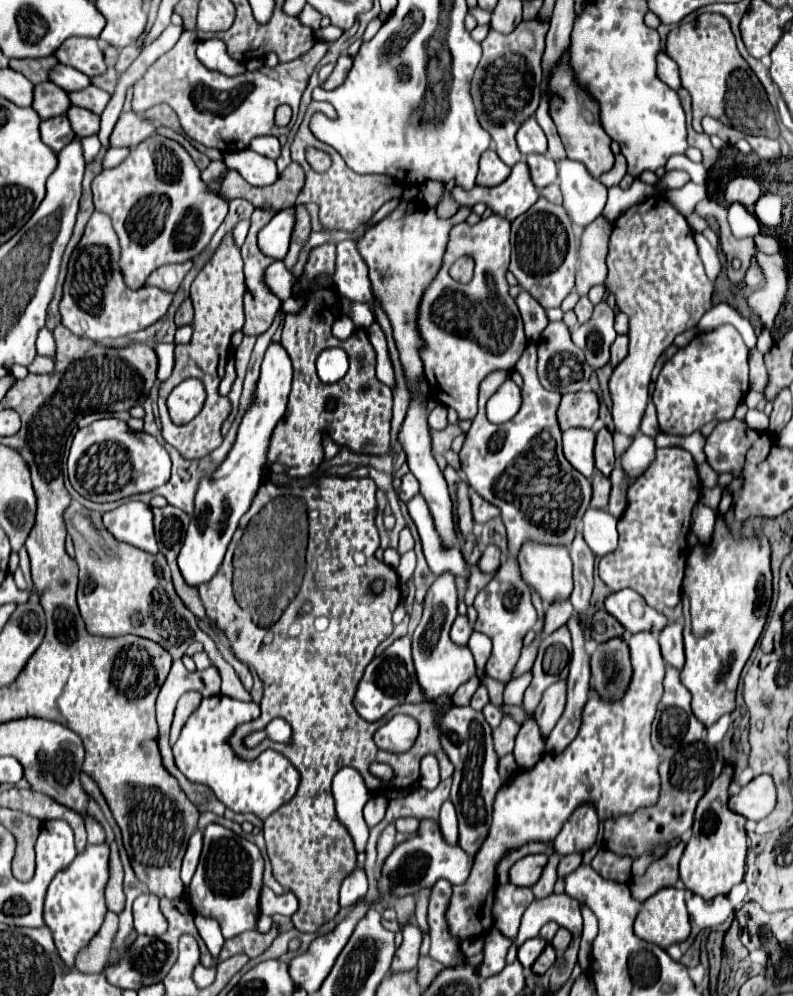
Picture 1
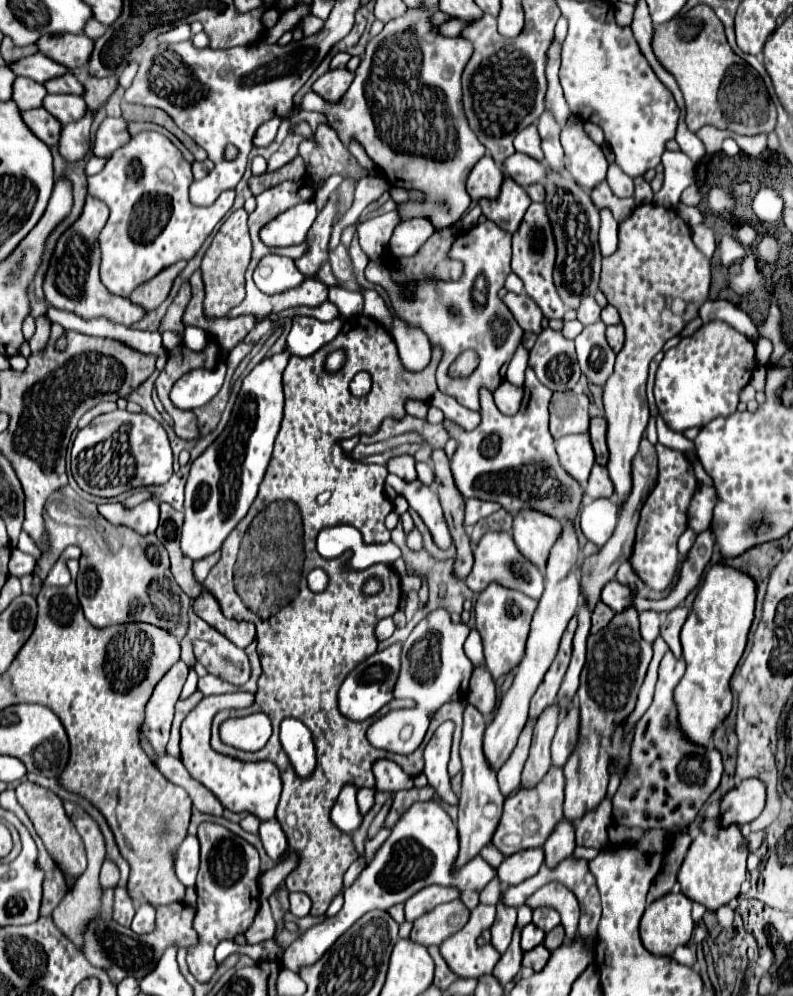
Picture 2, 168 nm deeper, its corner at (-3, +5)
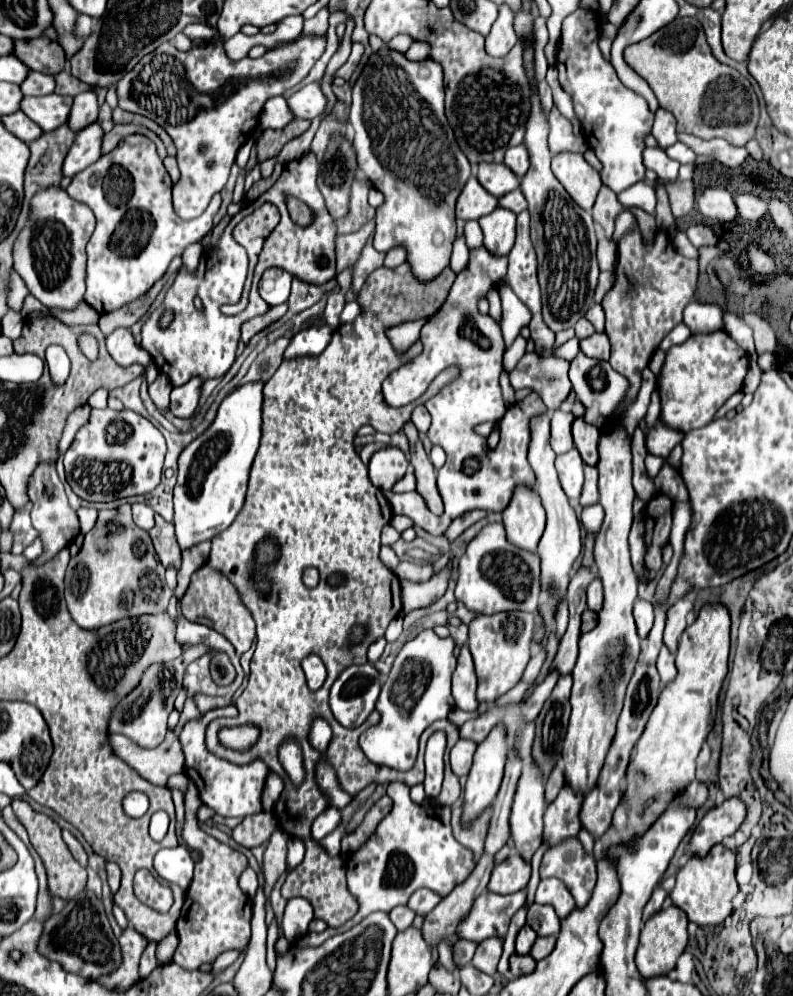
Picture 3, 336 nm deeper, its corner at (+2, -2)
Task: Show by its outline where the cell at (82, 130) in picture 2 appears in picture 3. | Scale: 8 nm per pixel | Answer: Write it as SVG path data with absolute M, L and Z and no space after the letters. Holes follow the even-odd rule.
M83 91L83 93L75 95L73 109L71 109L71 115L69 115L69 127L73 131L79 131L79 129L95 123L97 111L99 111L99 103L97 103L95 91Z

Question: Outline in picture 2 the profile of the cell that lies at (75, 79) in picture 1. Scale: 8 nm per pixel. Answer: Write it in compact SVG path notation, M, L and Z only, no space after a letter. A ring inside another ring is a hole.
M34 54L34 56L28 56L24 58L24 62L18 62L16 66L10 66L18 76L26 76L26 78L32 78L40 84L52 80L52 78L60 78L60 74L68 74L70 70L62 64L56 64L54 60L50 60L48 56L44 54Z

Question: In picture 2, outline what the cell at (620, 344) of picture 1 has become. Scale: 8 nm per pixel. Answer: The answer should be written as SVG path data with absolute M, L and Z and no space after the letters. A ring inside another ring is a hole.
M618 324L618 326L608 326L606 330L606 338L608 338L608 344L614 352L620 352L622 346L624 346L624 326Z

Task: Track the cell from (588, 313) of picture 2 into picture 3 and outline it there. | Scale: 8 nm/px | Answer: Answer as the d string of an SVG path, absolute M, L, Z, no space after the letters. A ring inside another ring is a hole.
M581 317L579 321L577 321L577 325L575 325L575 335L577 335L577 339L585 339L585 337L591 337L595 333L595 329L593 329L593 325L585 319L585 317Z

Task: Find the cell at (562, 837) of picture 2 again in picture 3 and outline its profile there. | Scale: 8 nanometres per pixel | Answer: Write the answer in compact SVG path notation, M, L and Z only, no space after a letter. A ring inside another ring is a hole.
M567 781L559 791L557 799L545 811L545 839L549 845L557 845L563 837L575 837L581 829L579 811L581 811L583 795L577 793Z

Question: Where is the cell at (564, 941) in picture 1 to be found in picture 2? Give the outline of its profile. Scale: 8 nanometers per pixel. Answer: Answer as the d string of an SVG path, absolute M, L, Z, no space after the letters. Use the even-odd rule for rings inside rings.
M556 926L554 930L550 930L550 932L546 934L546 938L544 938L544 946L546 946L550 952L554 952L556 948L560 948L560 946L564 944L564 938L566 938L566 934L564 934L564 926Z

